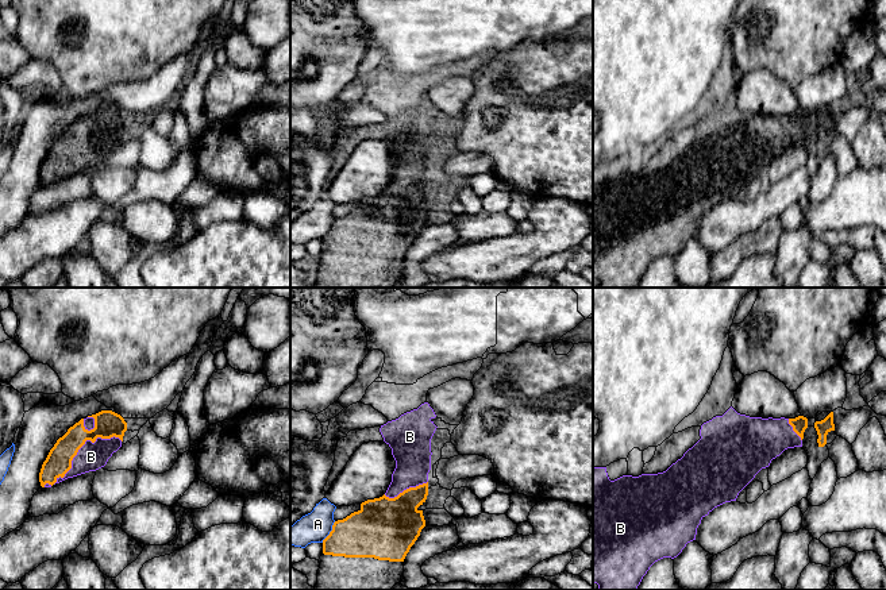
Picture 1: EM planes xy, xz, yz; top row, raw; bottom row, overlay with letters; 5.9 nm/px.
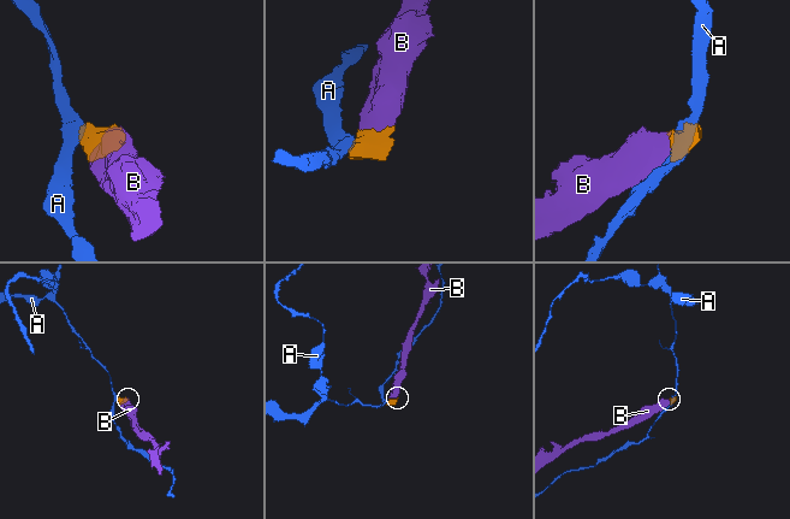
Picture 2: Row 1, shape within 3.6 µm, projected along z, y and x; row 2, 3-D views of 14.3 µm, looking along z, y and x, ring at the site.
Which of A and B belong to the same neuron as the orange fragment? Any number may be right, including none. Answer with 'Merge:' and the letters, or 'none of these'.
Merge: B

